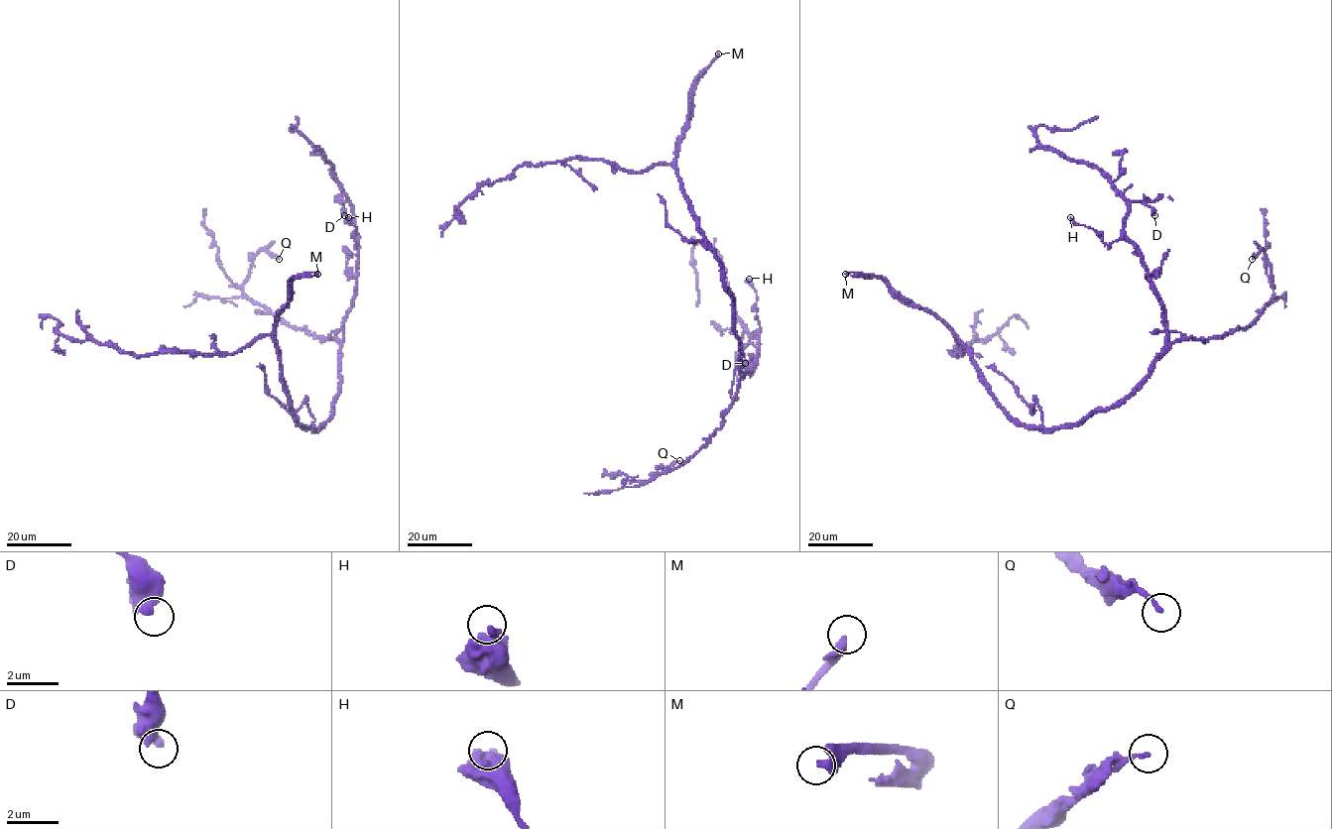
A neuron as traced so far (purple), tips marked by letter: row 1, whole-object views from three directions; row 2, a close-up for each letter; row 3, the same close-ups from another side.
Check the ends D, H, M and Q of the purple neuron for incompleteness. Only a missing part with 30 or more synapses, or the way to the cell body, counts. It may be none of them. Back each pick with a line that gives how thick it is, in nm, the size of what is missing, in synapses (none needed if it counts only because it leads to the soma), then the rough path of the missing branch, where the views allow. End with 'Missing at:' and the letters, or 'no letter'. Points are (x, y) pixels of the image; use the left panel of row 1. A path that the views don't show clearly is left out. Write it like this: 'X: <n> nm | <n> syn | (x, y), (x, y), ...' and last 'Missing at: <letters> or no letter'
Missing at: no letter

